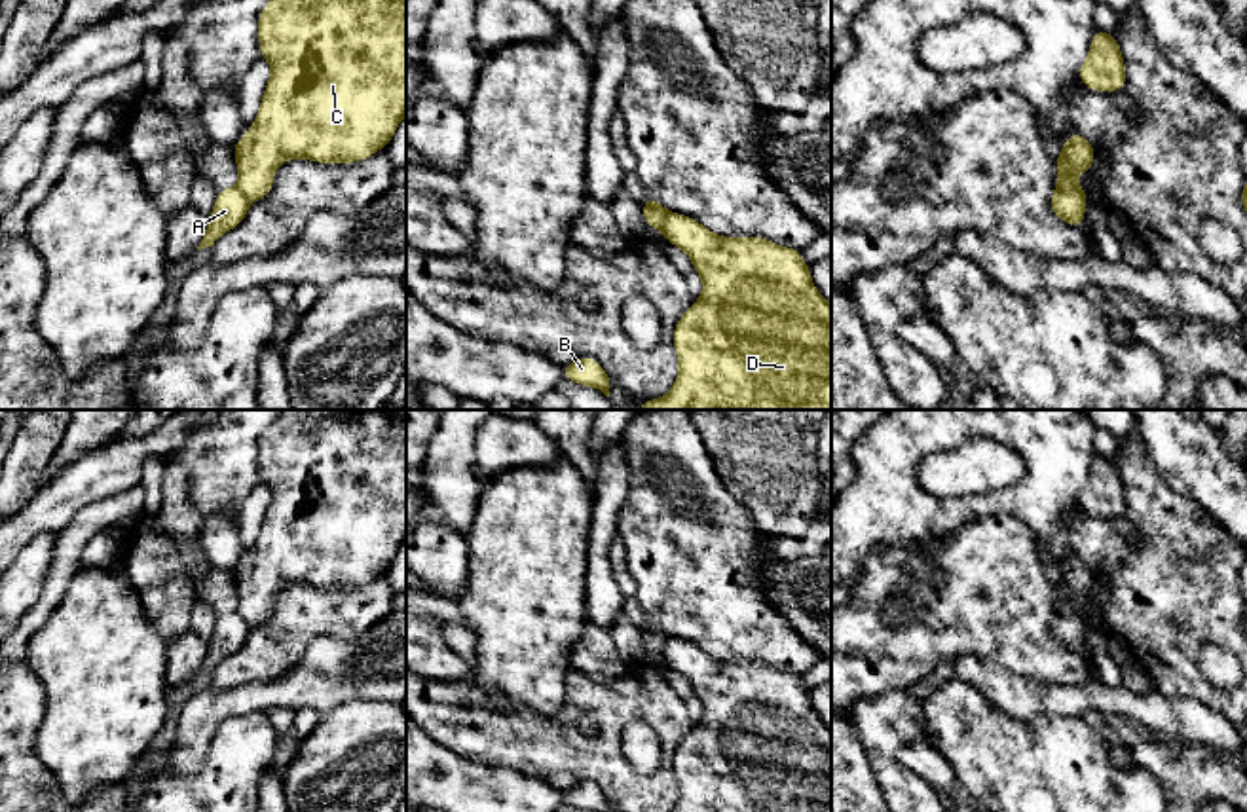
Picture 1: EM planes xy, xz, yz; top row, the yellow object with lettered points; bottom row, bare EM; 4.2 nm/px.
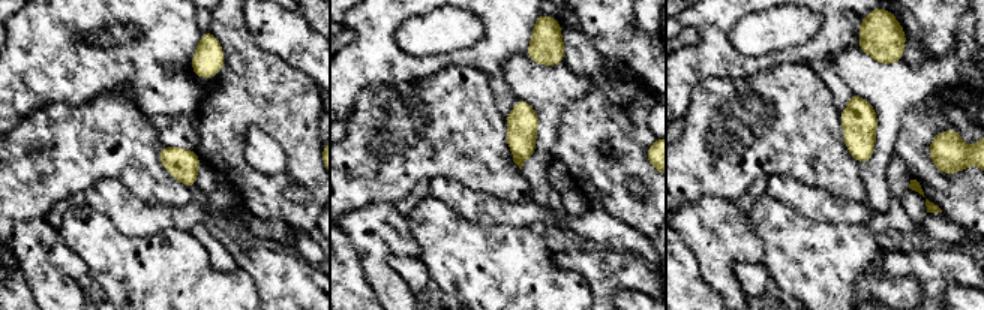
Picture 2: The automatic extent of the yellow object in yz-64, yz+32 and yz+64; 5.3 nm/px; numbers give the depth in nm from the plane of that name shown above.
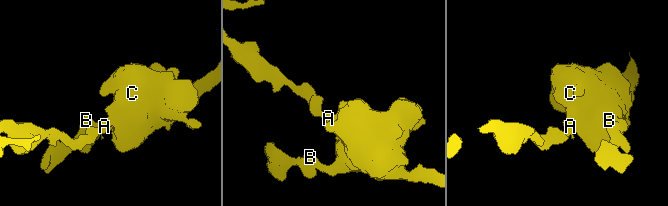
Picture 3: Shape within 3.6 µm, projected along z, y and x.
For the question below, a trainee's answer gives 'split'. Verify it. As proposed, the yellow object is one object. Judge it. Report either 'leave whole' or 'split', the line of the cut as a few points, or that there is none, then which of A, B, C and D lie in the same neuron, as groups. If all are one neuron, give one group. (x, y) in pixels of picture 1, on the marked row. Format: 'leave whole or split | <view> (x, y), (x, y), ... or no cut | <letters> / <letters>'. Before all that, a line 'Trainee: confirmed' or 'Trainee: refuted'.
Trainee: confirmed
split | yz (1058, 186), (1084, 196) | A / B C D

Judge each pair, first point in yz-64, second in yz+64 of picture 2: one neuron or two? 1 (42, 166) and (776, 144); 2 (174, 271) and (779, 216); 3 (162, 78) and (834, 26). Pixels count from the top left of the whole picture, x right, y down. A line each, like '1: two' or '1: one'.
1: one
2: one
3: one

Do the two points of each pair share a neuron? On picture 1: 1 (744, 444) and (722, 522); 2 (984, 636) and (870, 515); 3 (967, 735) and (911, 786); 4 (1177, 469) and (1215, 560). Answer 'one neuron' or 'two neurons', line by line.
1: two neurons
2: two neurons
3: two neurons
4: two neurons

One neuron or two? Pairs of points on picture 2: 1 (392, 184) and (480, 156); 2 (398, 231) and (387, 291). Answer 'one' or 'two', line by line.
1: one
2: one

